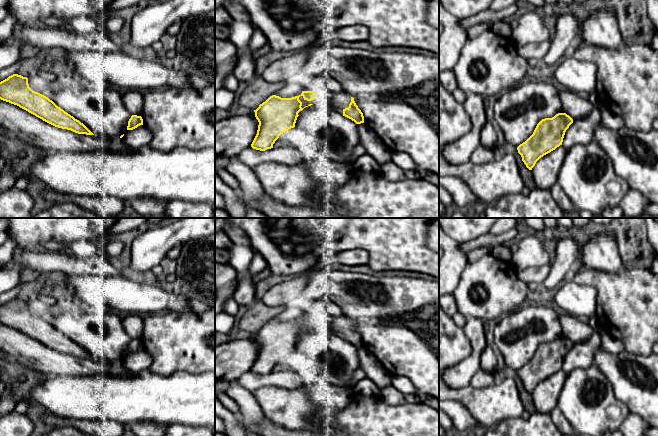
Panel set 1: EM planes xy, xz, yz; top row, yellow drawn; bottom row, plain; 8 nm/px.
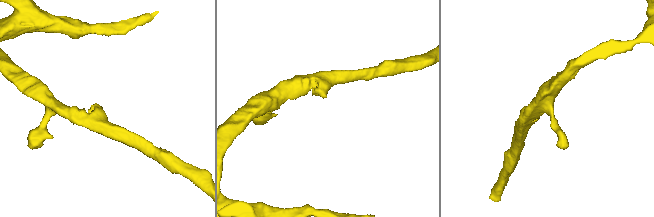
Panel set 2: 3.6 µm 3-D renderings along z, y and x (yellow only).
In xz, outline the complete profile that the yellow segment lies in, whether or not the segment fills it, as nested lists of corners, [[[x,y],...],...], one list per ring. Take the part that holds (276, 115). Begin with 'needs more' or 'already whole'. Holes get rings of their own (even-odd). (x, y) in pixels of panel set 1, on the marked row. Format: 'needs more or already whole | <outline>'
already whole | [[[302,91],[299,96],[292,98],[272,95],[254,110],[259,125],[251,144],[253,149],[265,151],[273,148],[273,144],[281,134],[295,127],[298,113],[304,109],[301,107],[300,96],[304,100],[311,101],[315,98],[315,93]]]

